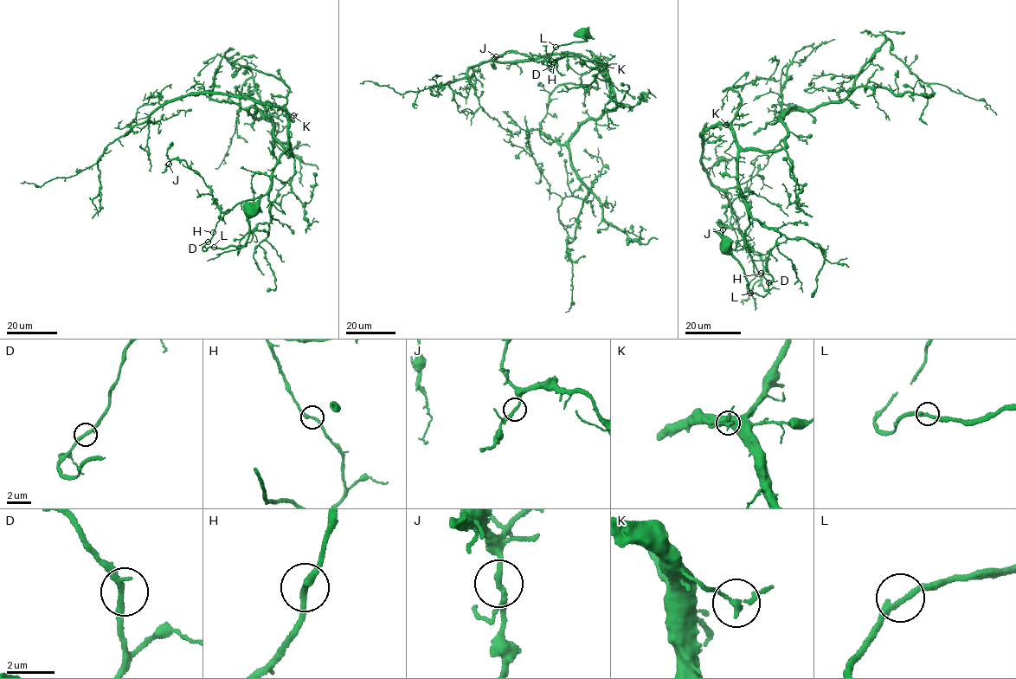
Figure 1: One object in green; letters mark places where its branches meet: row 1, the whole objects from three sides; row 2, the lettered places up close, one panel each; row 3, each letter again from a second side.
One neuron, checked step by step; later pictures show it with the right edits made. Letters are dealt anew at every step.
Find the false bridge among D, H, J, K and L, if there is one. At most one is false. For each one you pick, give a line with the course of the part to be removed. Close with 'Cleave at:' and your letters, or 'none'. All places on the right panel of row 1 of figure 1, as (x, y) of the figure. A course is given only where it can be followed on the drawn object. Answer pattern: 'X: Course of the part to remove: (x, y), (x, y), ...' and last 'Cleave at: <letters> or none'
Cleave at: none

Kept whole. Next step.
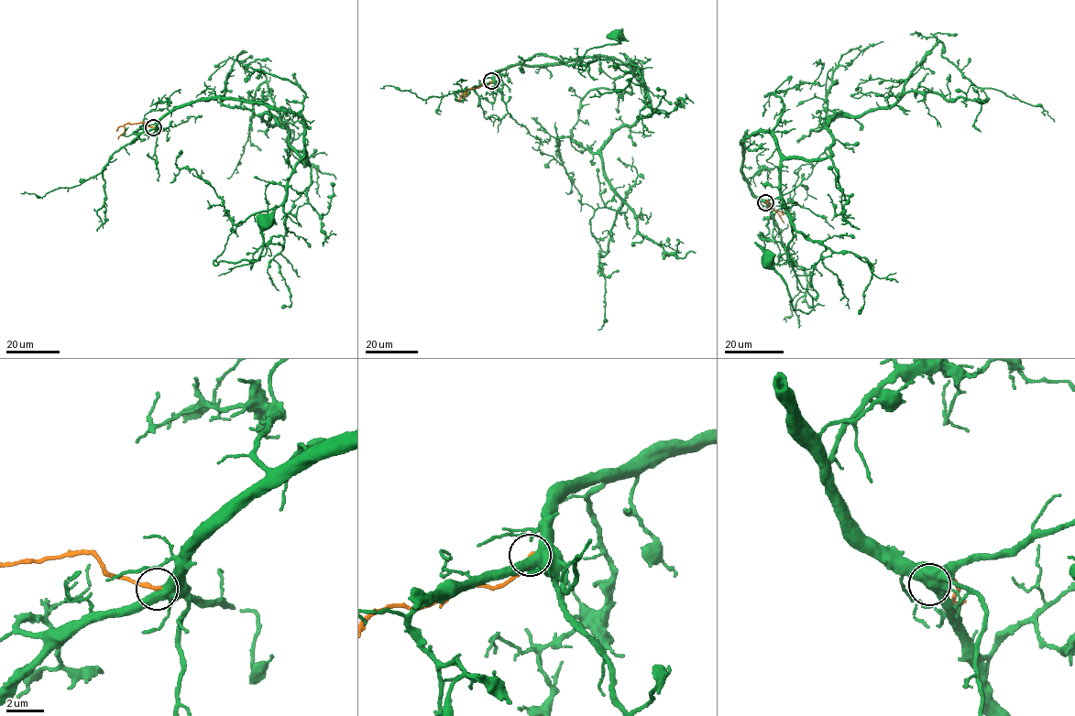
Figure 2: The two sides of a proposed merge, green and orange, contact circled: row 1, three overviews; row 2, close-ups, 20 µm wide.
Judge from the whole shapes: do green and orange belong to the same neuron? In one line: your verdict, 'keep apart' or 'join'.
keep apart

